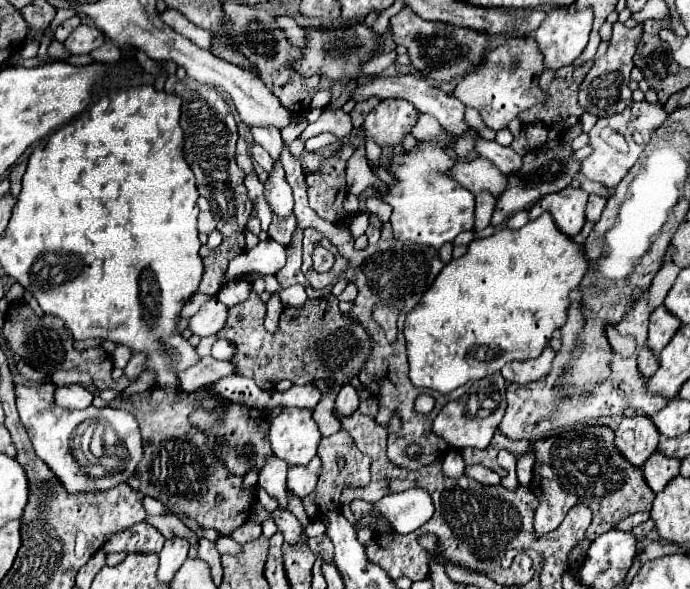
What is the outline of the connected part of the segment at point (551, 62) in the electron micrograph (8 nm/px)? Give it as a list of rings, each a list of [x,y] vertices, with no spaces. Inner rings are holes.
[[[569,5],[569,7],[563,7],[563,9],[561,7],[553,9],[545,17],[541,27],[535,31],[535,39],[539,43],[539,49],[545,55],[545,67],[559,69],[563,65],[571,65],[581,55],[581,51],[585,49],[585,45],[589,41],[591,25],[593,25],[593,11],[587,9],[587,7],[577,9],[575,5]]]

